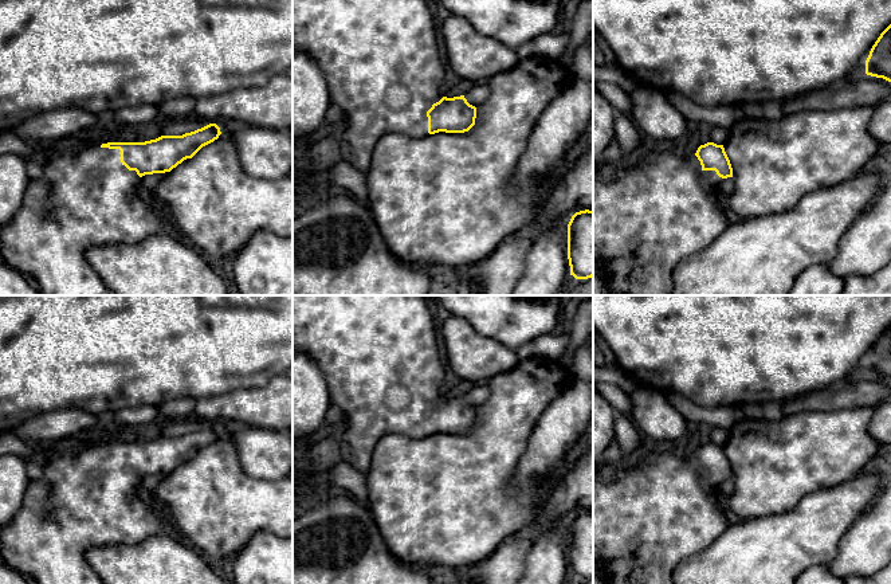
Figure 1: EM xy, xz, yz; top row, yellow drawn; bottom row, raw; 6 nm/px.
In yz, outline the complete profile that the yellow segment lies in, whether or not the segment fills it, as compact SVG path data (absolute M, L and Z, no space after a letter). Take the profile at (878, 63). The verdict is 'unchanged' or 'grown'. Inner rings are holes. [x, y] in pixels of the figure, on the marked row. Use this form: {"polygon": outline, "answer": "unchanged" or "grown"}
{"polygon": "M891 24L872 46L866 60L866 74L891 82Z", "answer": "unchanged"}

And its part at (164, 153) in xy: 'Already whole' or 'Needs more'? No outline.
Needs more

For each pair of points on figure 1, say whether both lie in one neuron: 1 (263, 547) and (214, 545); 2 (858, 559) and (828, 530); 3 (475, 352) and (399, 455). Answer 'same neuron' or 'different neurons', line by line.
1: different neurons
2: different neurons
3: different neurons

